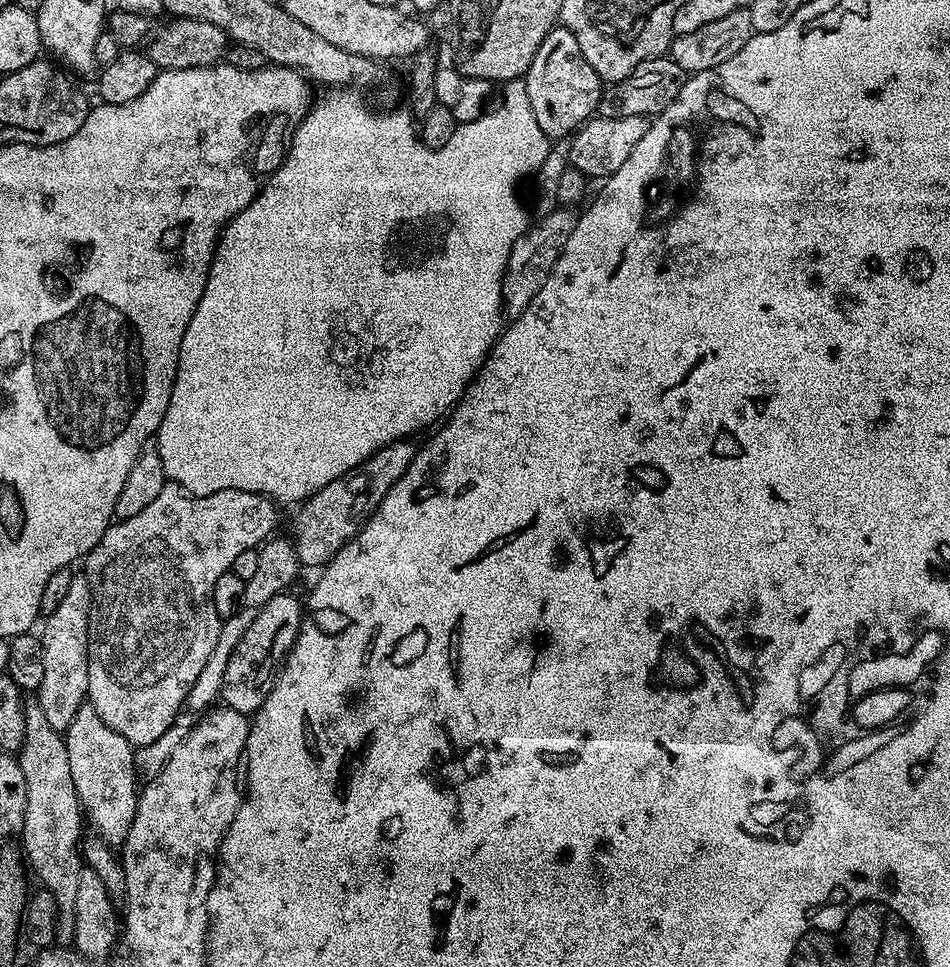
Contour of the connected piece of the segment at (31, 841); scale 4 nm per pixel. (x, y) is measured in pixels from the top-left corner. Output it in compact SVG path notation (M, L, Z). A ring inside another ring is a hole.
M25 699L24 713L26 714L26 742L22 742L22 746L20 747L20 751L18 753L18 759L26 778L26 787L28 792L28 797L26 798L26 818L24 819L24 831L22 833L22 841L24 840L24 848L22 847L22 852L26 857L27 863L30 866L30 863L32 863L32 866L36 870L39 878L44 882L44 884L42 884L43 891L54 894L54 902L56 903L56 940L60 942L64 942L62 940L71 941L76 935L76 903L78 902L78 882L80 882L82 870L86 866L84 859L81 856L82 832L80 832L80 816L82 820L82 809L80 807L80 799L74 790L74 778L70 778L70 754L66 754L66 742L64 741L62 733L58 730L54 730L54 726L50 726L49 720L46 719L46 713L40 709L39 699Z

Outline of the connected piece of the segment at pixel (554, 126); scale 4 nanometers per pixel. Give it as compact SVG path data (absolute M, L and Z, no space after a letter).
M566 27L552 28L550 34L542 38L542 46L538 46L538 54L534 54L534 62L530 62L523 81L530 98L530 110L549 141L560 142L571 137L577 128L597 115L602 81L594 66L586 62L574 34Z

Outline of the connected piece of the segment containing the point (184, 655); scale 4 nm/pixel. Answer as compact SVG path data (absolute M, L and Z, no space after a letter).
M166 486L146 510L139 514L134 514L134 518L116 520L109 524L106 534L90 550L82 564L83 575L88 577L88 585L92 591L92 609L88 619L88 695L87 703L92 705L94 710L98 710L98 718L106 722L112 730L118 730L124 738L130 741L133 746L158 742L166 730L177 723L176 716L185 707L190 690L194 682L198 682L198 674L202 674L202 666L214 654L214 646L220 637L222 621L220 615L214 610L214 584L222 574L230 571L234 558L242 554L244 550L251 548L259 549L265 540L273 535L276 528L277 505L268 497L260 495L259 492L247 492L231 488L230 490L220 490L218 494L209 496L189 496L183 488L179 486Z

